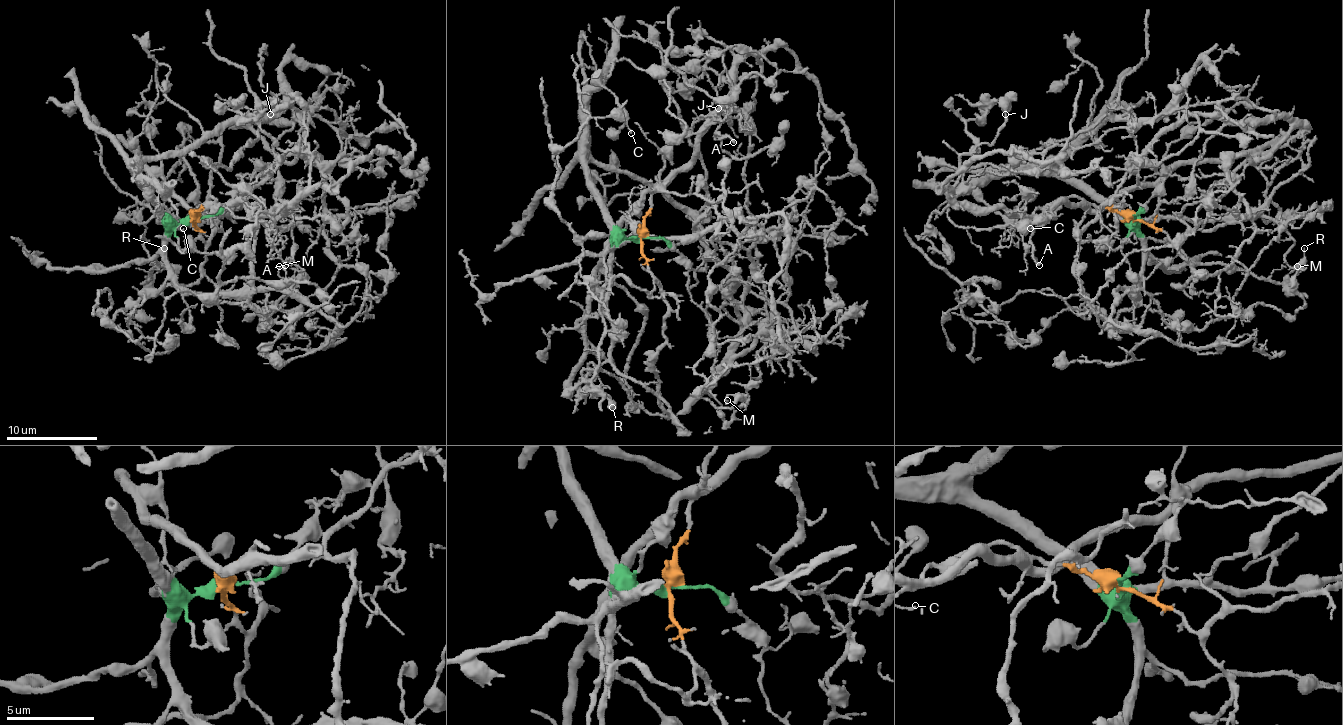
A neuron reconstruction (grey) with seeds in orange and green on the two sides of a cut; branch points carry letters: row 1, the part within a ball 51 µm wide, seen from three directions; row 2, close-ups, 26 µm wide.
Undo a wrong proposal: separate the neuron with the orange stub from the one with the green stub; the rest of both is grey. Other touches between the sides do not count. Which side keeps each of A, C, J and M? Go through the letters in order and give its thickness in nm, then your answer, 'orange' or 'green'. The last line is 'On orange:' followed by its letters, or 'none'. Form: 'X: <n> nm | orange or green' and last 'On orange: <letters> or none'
A: 200 nm | orange
C: 120 nm | green
J: 340 nm | orange
M: 130 nm | green
On orange: A, J

